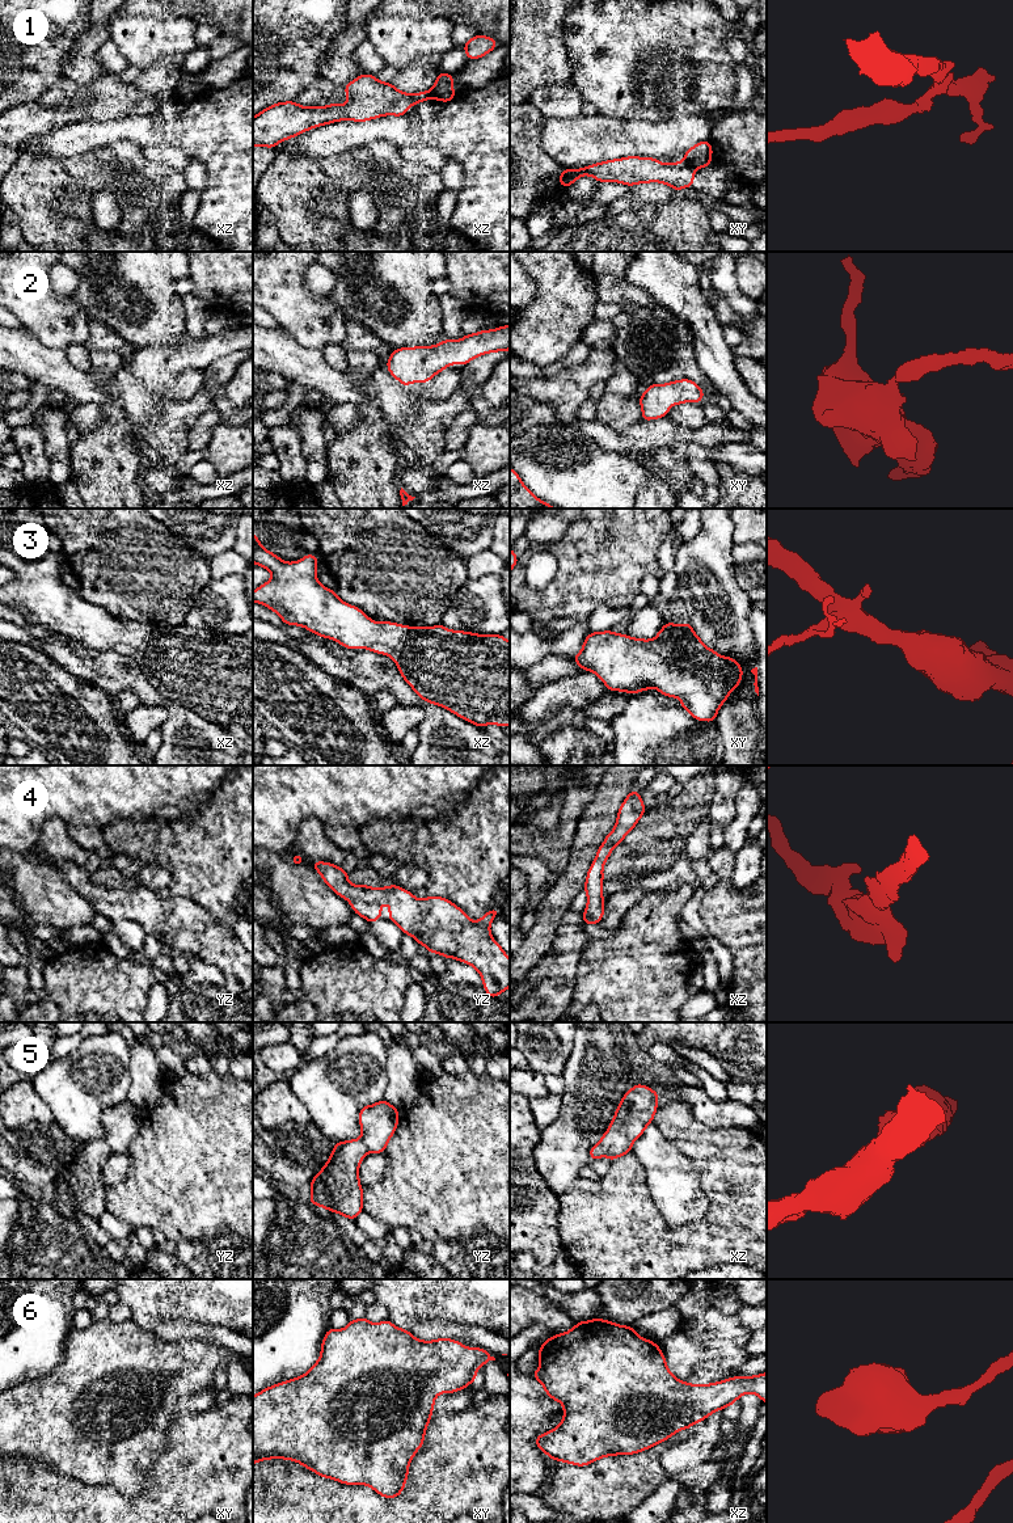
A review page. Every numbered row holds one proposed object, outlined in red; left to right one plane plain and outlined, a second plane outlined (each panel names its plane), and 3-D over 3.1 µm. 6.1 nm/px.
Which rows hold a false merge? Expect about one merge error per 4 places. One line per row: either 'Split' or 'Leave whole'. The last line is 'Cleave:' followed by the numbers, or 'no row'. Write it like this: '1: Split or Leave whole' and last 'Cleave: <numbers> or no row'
1: Split
2: Leave whole
3: Leave whole
4: Leave whole
5: Leave whole
6: Leave whole
Cleave: 1

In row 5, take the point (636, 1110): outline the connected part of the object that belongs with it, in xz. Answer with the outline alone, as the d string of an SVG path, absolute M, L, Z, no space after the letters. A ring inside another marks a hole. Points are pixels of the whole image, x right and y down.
M634 1084L617 1105L613 1119L599 1143L590 1148L591 1161L608 1157L611 1161L630 1153L632 1144L653 1122L658 1109L658 1092Z

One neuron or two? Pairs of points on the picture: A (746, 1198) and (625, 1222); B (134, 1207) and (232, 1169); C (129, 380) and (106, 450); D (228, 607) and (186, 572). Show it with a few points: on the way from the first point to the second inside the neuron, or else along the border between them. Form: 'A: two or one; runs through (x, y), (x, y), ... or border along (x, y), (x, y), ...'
A: one; runs through (716, 1223), (704, 1235), (655, 1235)
B: one; runs through (159, 1192), (186, 1180), (197, 1169), (207, 1169)
C: two; border along (101, 403), (119, 404), (130, 427), (129, 437)
D: two; border along (211, 579), (198, 594), (188, 612)

